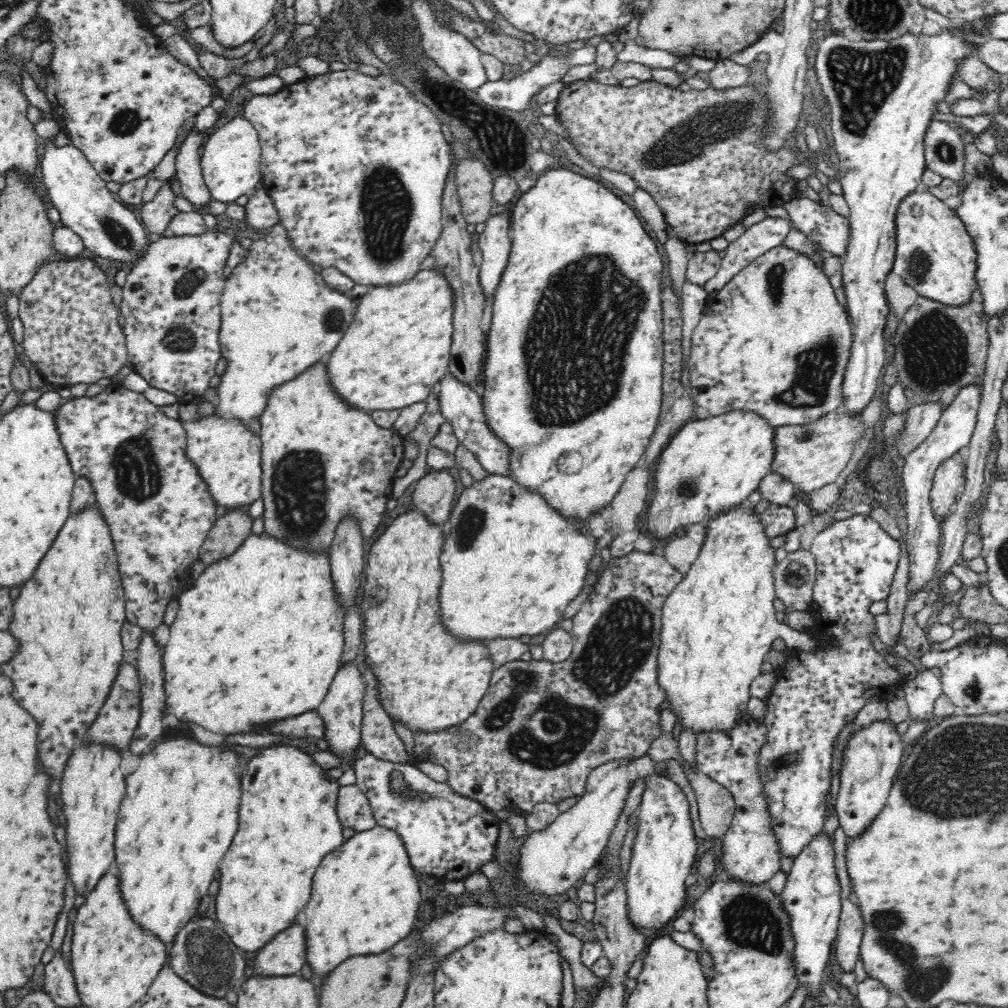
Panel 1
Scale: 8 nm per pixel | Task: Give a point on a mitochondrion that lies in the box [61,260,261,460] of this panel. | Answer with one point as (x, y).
(175, 339)

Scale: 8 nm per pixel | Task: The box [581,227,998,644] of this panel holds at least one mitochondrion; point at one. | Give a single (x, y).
(936, 348)

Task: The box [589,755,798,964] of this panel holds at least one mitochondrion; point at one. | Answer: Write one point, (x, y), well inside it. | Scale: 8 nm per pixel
(749, 921)

